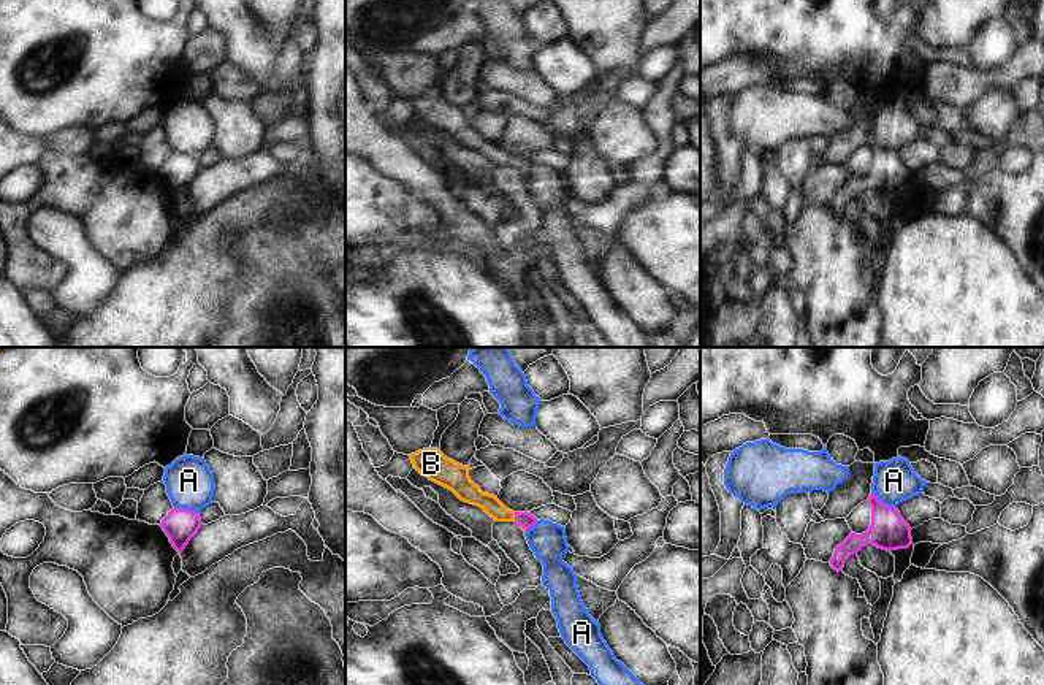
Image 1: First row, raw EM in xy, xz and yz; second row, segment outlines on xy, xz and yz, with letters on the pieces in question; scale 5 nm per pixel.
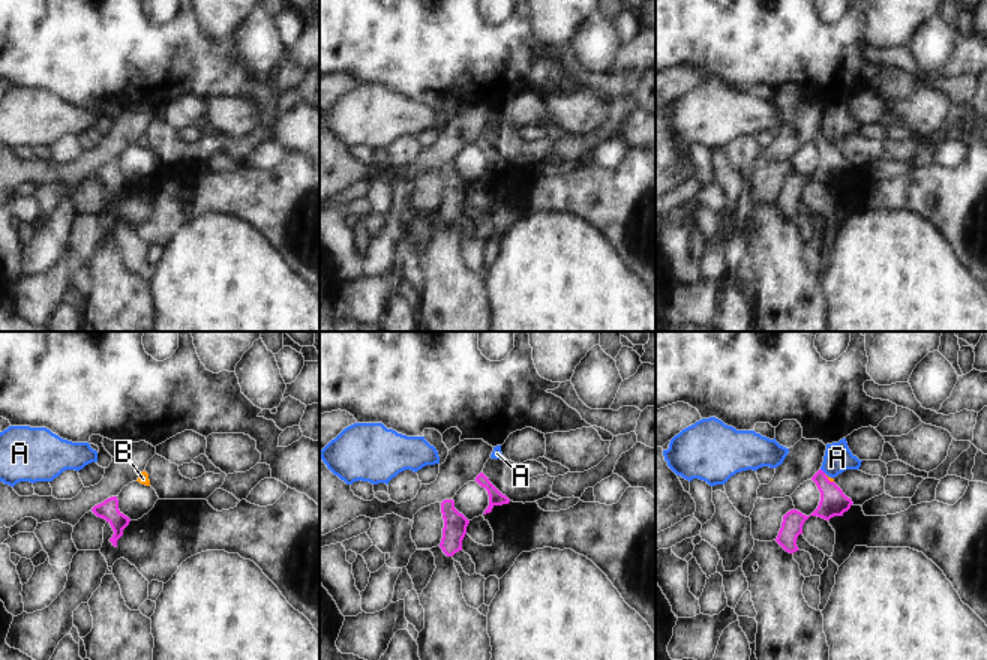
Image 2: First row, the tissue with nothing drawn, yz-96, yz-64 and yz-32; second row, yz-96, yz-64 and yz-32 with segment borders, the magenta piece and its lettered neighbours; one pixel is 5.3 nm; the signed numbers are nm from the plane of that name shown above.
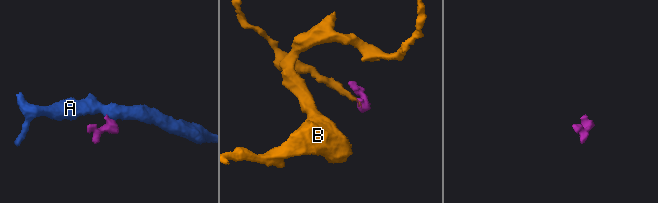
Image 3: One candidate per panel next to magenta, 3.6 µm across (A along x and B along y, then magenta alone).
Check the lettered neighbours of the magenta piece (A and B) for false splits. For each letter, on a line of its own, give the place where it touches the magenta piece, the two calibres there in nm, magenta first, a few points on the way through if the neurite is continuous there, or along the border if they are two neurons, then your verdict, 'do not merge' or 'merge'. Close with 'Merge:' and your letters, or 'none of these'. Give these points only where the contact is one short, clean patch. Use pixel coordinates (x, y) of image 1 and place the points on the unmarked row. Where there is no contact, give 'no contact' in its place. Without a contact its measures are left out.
A: contact yz (884, 149); calibres 190 and 220 nm; border yz (872, 137), (883, 148), (895, 153); do not merge
B: contact xz (515, 162); calibres 80 and 90 nm; way xz (523, 164), (515, 162), (501, 159), (472, 138); merge
Merge: B

